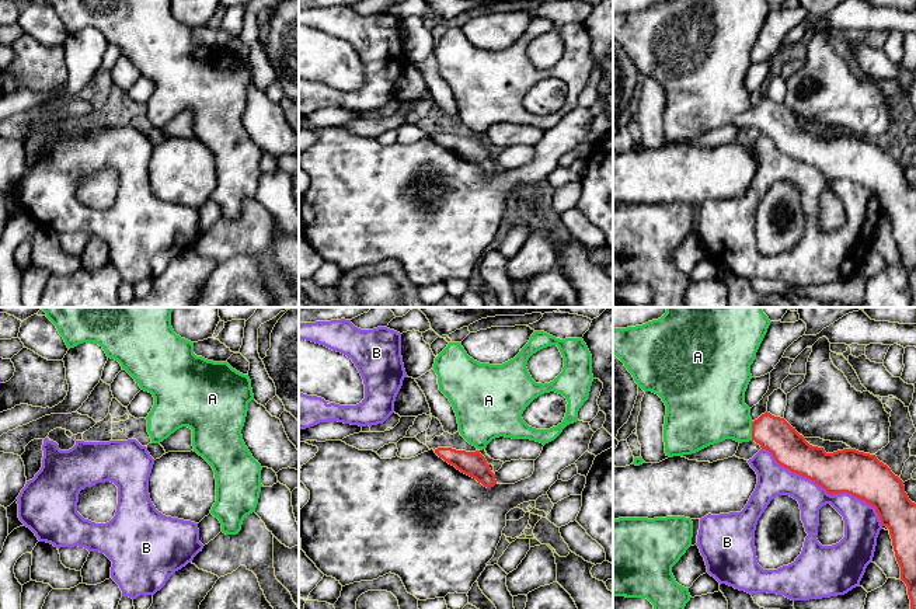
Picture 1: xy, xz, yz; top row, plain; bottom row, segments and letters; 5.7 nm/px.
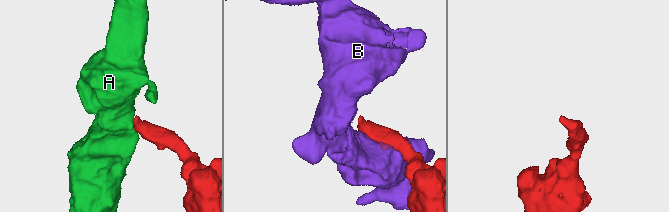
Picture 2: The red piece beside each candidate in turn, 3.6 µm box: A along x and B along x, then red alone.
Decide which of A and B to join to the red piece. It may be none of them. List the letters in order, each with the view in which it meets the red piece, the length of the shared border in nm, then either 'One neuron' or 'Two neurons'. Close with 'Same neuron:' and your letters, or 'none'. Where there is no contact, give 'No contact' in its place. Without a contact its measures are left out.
A: Touches red in yz. Shared border 110 nm. One neuron
B: Touches red in yz. Shared border 800 nm. Two neurons
Same neuron: A

